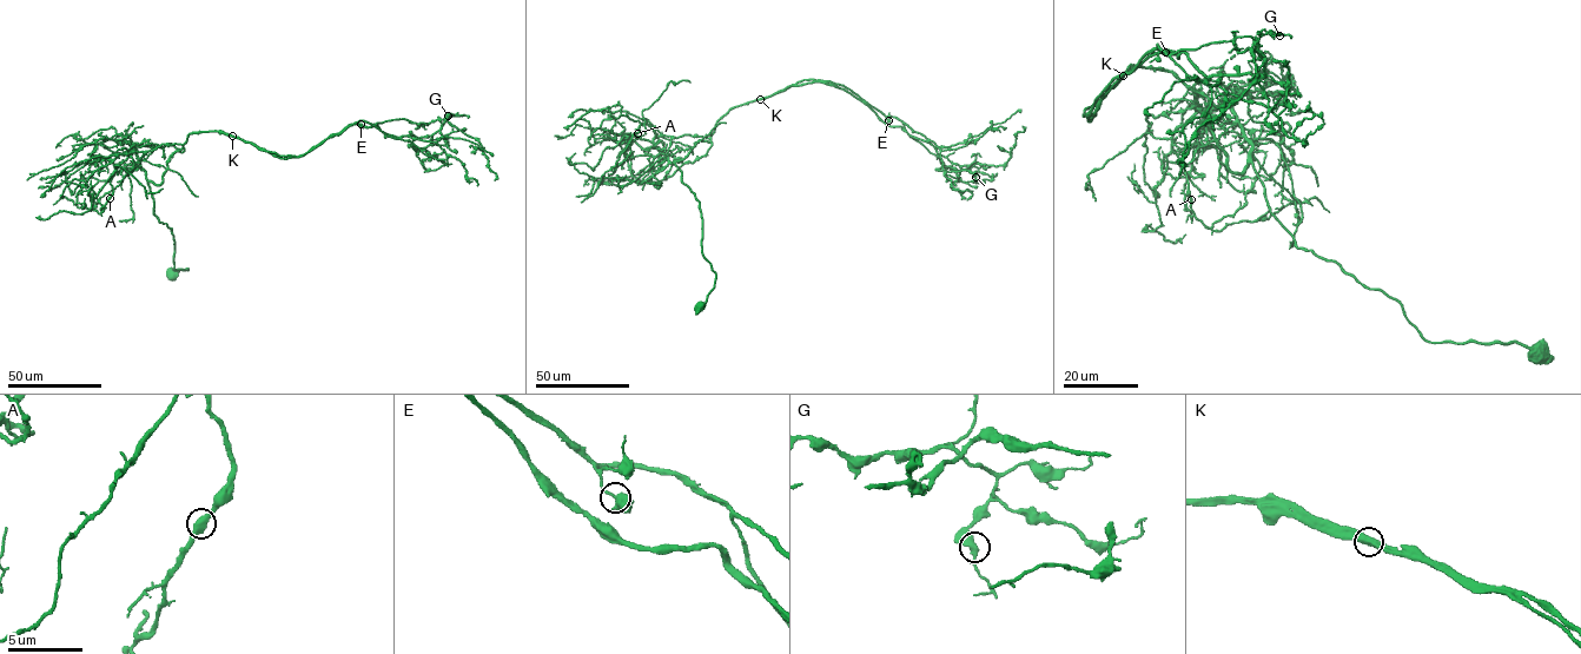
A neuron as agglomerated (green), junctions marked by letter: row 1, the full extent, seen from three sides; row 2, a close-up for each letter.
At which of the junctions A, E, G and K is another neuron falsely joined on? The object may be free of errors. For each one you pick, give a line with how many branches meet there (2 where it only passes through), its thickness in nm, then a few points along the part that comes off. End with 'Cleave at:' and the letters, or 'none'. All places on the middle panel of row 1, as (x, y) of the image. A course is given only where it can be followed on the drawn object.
K: 2 | 440 nm | (760, 99), (807, 79), (842, 85), (932, 140), (953, 187), (972, 193), (967, 199)
Cleave at: K

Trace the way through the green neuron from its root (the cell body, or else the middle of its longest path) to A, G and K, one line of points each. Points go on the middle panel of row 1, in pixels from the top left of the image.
A: (700, 306), (715, 275), (702, 252), (699, 202), (655, 146), (655, 131), (642, 123), (637, 132)
G: (700, 306), (715, 275), (675, 163), (734, 107), (804, 80), (842, 85), (976, 177)
K: (700, 306), (715, 275), (702, 252), (699, 202), (675, 163), (696, 143), (709, 141), (729, 110), (760, 99)

